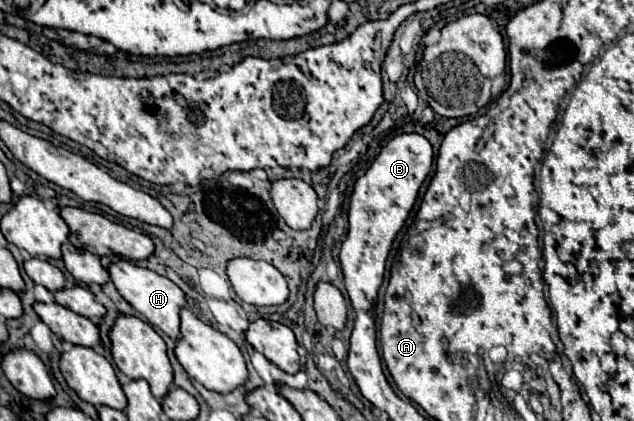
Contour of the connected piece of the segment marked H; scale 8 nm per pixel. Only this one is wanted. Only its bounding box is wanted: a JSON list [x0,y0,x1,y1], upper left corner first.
[109,258,185,340]

